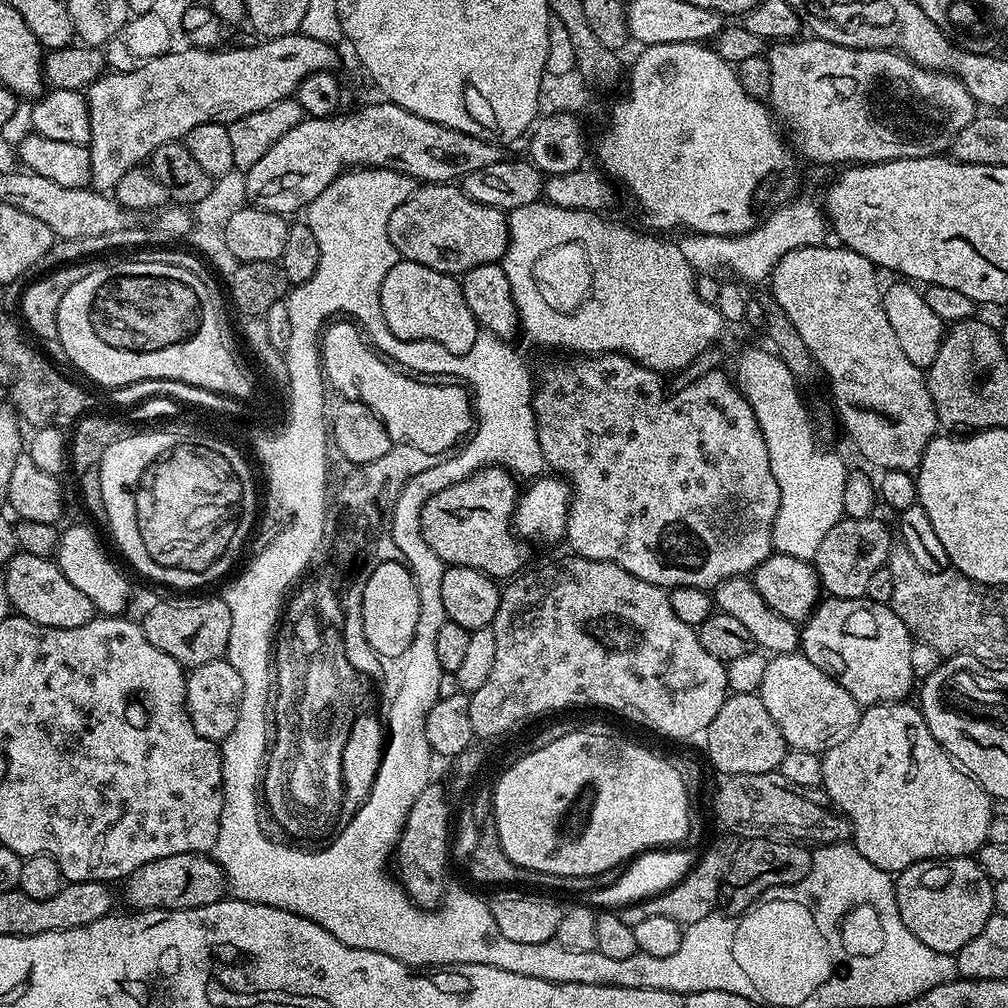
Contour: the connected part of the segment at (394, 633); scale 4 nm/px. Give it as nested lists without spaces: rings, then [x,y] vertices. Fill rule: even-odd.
[[[385,560],[369,574],[363,591],[363,618],[361,633],[368,643],[383,655],[401,659],[408,652],[417,632],[418,614],[421,612],[420,595],[416,580],[406,564],[400,560]]]

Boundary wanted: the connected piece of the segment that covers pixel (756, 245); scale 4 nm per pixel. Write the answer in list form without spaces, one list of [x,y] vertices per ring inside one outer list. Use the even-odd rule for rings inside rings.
[[[818,166],[808,168],[805,180],[799,183],[799,190],[783,203],[784,206],[775,207],[766,222],[757,223],[752,230],[736,236],[689,232],[681,235],[684,237],[679,237],[676,243],[692,270],[698,274],[708,274],[713,271],[713,265],[726,266],[743,283],[760,282],[771,275],[777,262],[790,250],[823,247],[827,243],[827,236],[830,236],[830,226],[819,197],[816,198],[814,195],[820,188],[820,179],[823,178],[825,171]]]

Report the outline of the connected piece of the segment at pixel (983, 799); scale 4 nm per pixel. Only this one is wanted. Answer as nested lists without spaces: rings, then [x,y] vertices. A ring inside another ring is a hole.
[[[915,703],[867,705],[860,713],[858,726],[854,726],[854,734],[850,734],[846,742],[838,742],[838,746],[823,753],[822,778],[828,799],[850,825],[851,843],[866,862],[874,862],[874,866],[883,872],[898,874],[923,860],[972,856],[982,845],[989,843],[992,797],[945,752],[934,734],[930,734]]]

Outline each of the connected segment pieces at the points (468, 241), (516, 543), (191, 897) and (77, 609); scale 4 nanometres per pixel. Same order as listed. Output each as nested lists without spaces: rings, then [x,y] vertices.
[[[421,183],[390,214],[390,242],[403,259],[430,266],[439,272],[463,274],[474,266],[500,264],[508,252],[508,218],[498,208],[474,202],[455,183]]]
[[[485,466],[470,478],[431,496],[420,515],[422,538],[426,538],[430,550],[434,550],[445,565],[473,568],[497,582],[515,577],[525,567],[529,548],[514,534],[512,513],[518,499],[516,482],[517,477],[508,469]]]
[[[191,852],[190,854],[170,854],[170,858],[158,858],[154,862],[146,862],[146,866],[138,866],[123,881],[124,900],[132,910],[163,908],[166,912],[201,908],[225,899],[226,881],[224,868],[218,866],[211,855]]]
[[[17,551],[8,564],[3,565],[2,578],[6,582],[6,594],[11,611],[18,616],[30,618],[30,622],[38,622],[38,626],[51,628],[73,628],[86,626],[97,615],[94,602],[62,574],[55,559],[38,558],[34,554]]]

